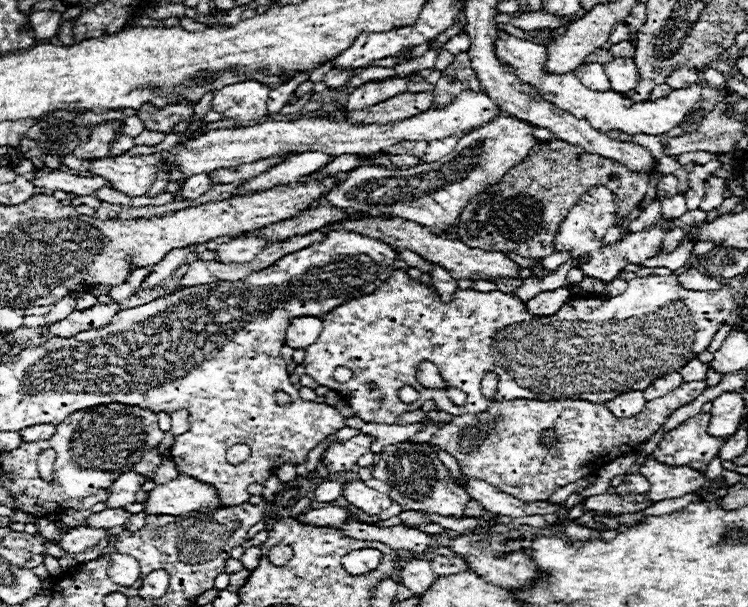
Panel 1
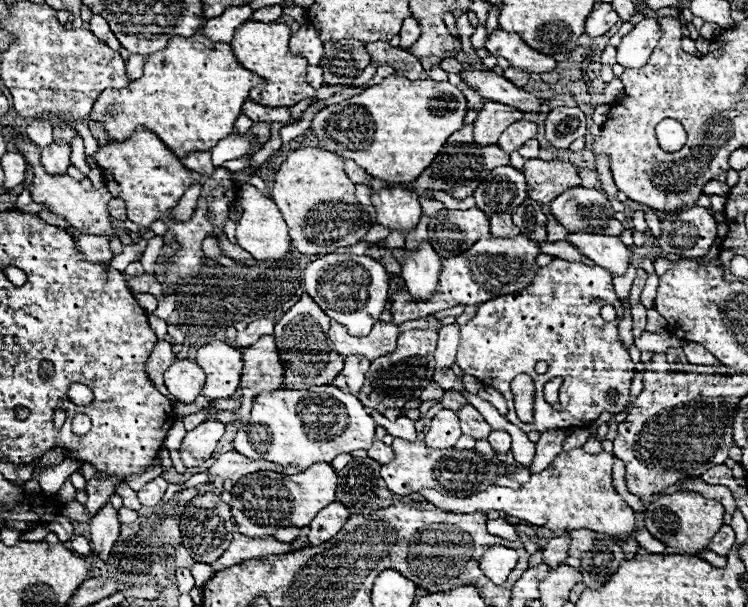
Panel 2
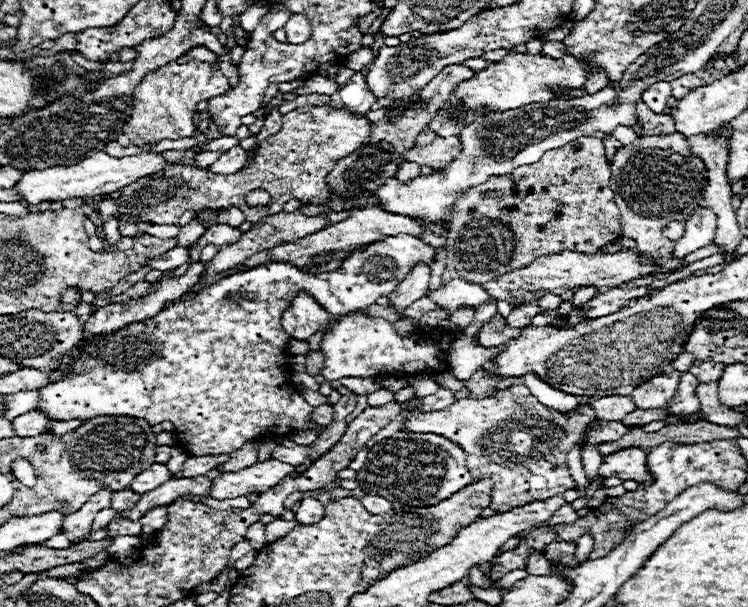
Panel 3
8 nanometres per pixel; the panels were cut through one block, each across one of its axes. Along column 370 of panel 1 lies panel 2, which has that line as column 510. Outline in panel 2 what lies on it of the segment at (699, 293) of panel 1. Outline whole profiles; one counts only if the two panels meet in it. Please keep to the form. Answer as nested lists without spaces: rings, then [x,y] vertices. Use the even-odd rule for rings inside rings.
[[[554,258],[548,266],[540,268],[532,284],[520,292],[512,292],[508,296],[496,296],[484,304],[478,306],[478,312],[472,320],[468,320],[460,328],[460,348],[456,356],[456,364],[462,368],[464,374],[470,374],[478,378],[482,384],[500,388],[504,392],[504,398],[508,400],[508,414],[506,418],[520,426],[524,432],[544,432],[548,428],[570,428],[570,426],[586,426],[600,418],[600,414],[610,412],[610,414],[620,414],[626,410],[630,402],[630,380],[634,374],[634,362],[630,360],[628,350],[622,346],[618,338],[618,320],[622,316],[622,304],[616,298],[612,290],[612,276],[608,270],[600,266],[584,266],[582,262],[566,262],[560,258]],[[612,304],[618,312],[618,318],[614,322],[604,322],[600,316],[602,306]],[[538,360],[548,362],[548,372],[546,374],[536,374],[534,364]],[[518,374],[530,374],[534,384],[536,384],[536,394],[534,394],[534,422],[524,424],[518,420],[514,414],[514,396],[510,392],[510,382]],[[552,378],[564,378],[564,384],[560,388],[560,404],[562,410],[554,410],[548,406],[546,400],[542,400],[542,390],[544,384]],[[616,388],[620,392],[616,402],[608,402],[606,394]]]

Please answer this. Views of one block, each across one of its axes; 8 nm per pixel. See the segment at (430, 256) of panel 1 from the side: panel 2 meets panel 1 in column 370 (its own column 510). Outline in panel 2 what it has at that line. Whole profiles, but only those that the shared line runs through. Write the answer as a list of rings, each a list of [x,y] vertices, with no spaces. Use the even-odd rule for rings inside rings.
[[[492,214],[490,216],[490,234],[492,236],[518,236],[520,230],[512,224],[510,214]]]

